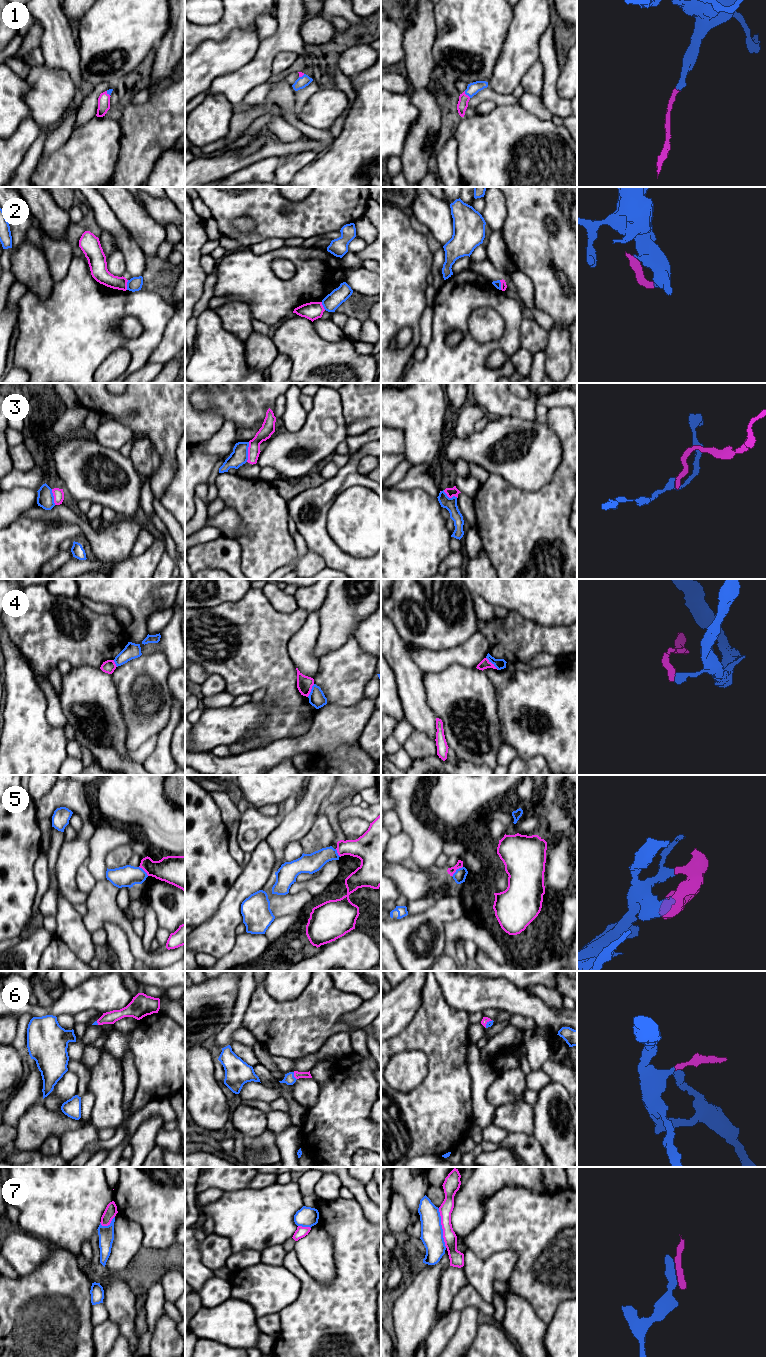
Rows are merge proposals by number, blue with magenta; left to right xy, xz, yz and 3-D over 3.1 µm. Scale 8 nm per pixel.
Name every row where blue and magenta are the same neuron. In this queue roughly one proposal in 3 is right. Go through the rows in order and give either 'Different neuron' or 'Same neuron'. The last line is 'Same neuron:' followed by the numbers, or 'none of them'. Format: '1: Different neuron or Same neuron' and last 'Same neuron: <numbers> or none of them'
1: Same neuron
2: Different neuron
3: Different neuron
4: Different neuron
5: Different neuron
6: Same neuron
7: Different neuron
Same neuron: 1, 6

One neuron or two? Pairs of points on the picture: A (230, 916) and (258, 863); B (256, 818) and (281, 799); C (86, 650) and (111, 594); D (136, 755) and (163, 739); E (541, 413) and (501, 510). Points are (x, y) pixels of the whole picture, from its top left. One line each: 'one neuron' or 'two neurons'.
A: one neuron
B: two neurons
C: two neurons
D: two neurons
E: two neurons

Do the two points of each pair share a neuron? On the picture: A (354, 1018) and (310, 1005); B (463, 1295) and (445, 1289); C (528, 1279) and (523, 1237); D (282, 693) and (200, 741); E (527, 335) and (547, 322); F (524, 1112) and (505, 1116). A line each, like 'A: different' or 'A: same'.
A: different
B: different
C: same
D: different
E: different
F: same

